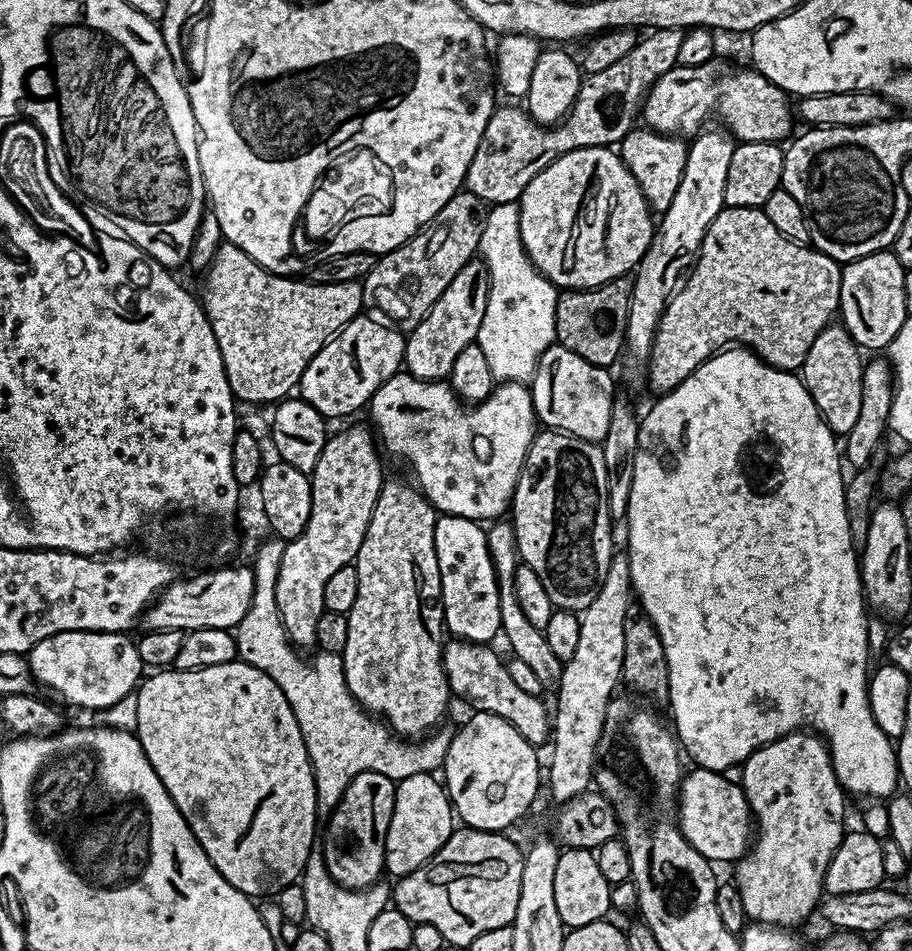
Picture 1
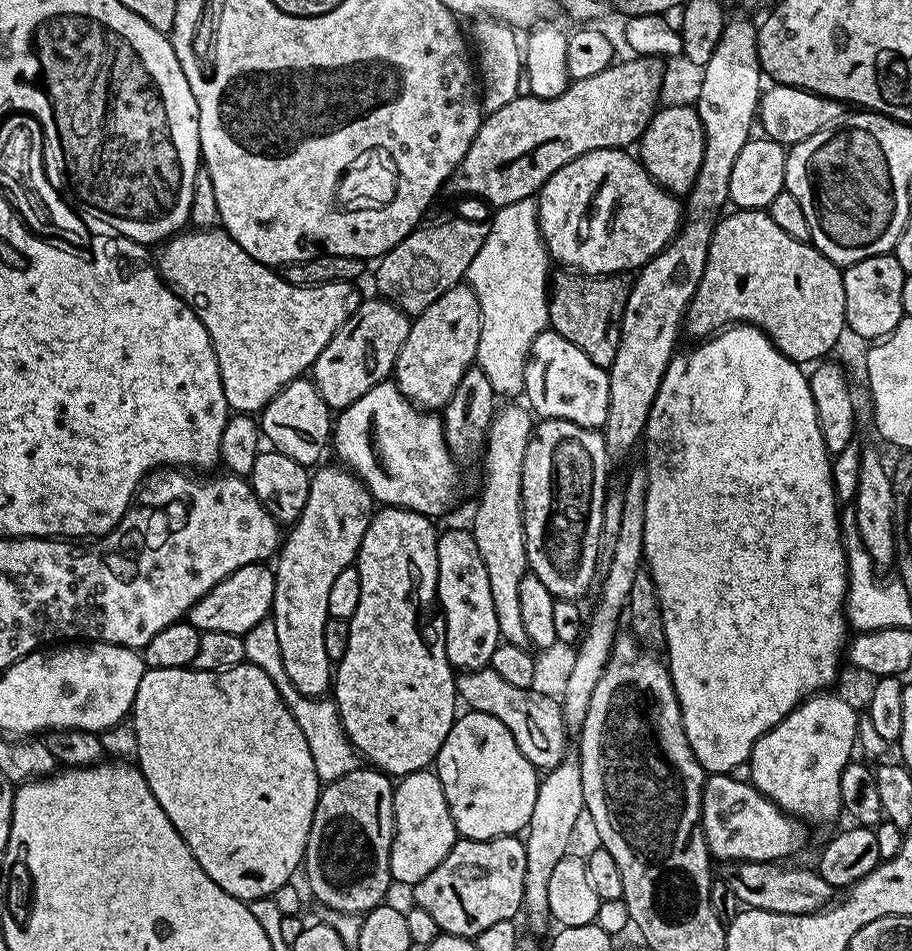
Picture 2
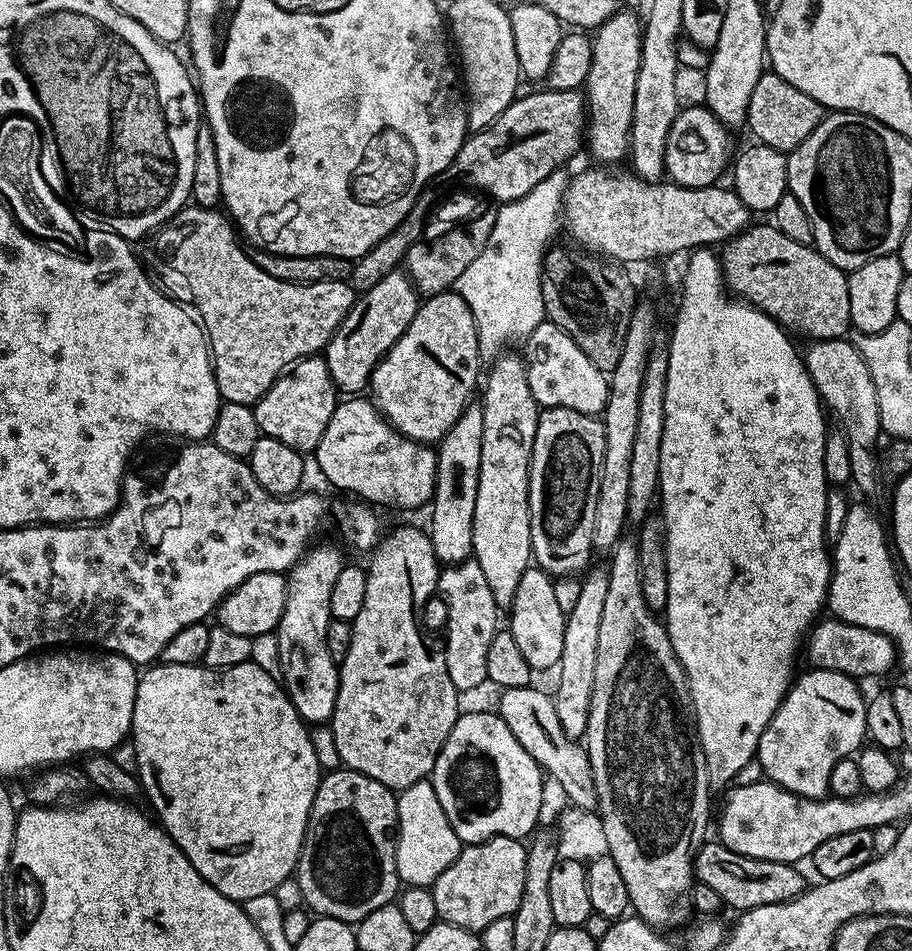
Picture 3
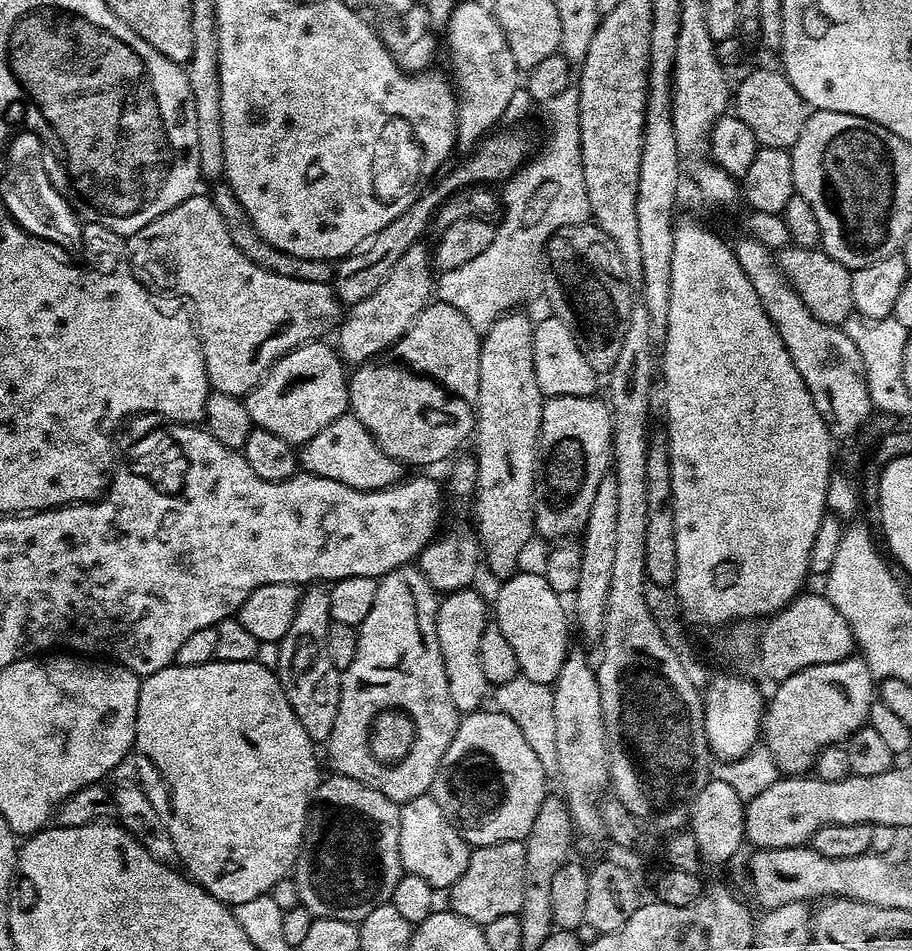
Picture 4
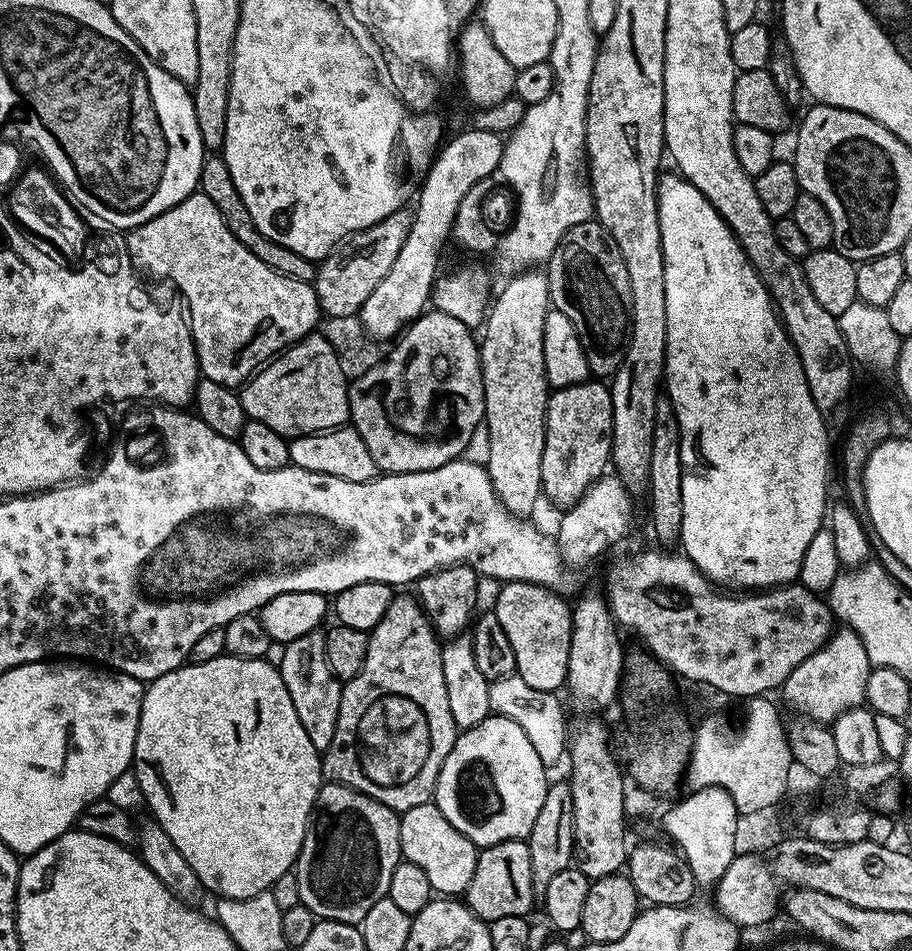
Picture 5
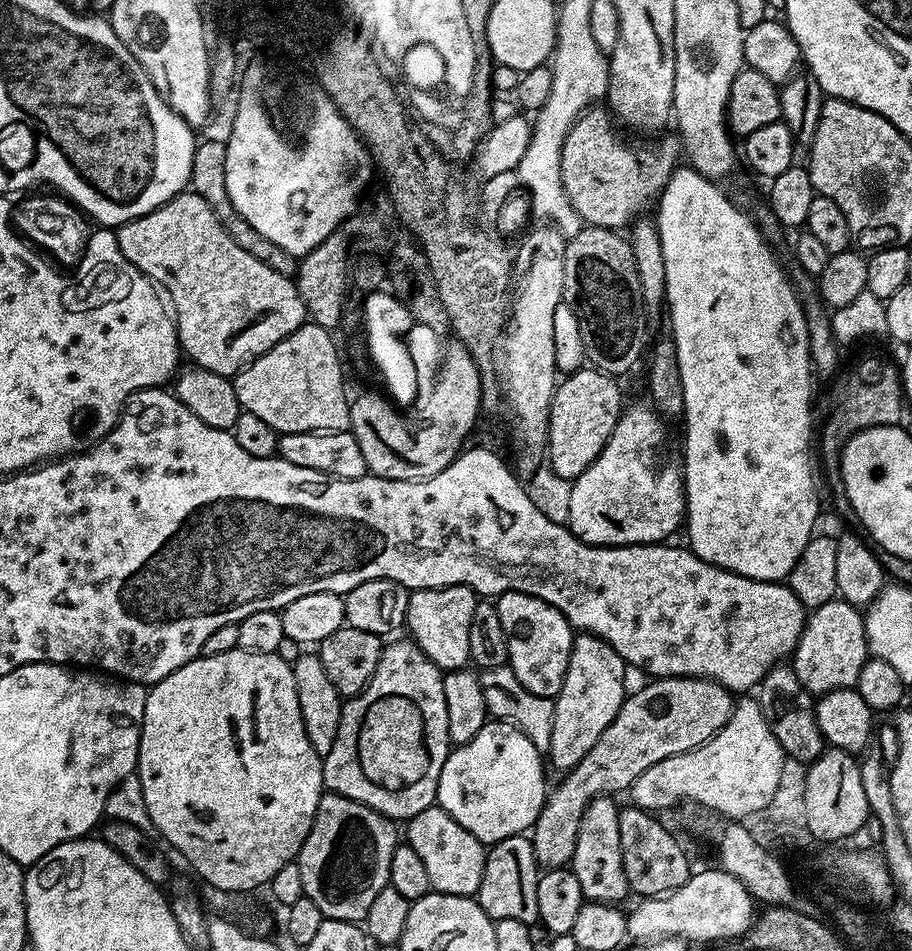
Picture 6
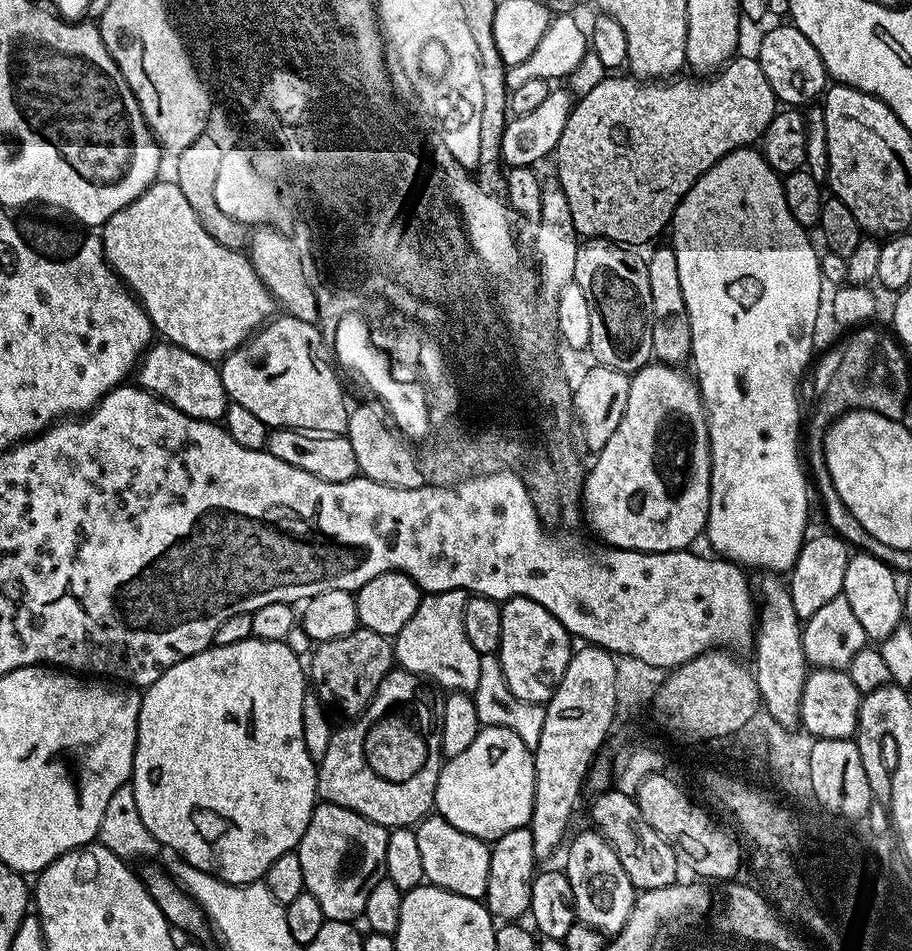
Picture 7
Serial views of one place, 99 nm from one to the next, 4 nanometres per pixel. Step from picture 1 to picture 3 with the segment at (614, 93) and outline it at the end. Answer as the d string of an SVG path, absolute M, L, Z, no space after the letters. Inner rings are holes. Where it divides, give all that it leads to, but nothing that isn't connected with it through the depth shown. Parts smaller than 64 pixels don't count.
M535 90L528 98L516 98L508 109L492 125L486 126L480 131L473 131L468 139L464 141L462 150L450 162L450 166L444 171L443 179L449 180L452 186L463 186L477 193L485 192L493 196L496 202L507 202L517 200L542 178L546 178L551 172L559 172L565 167L564 163L575 154L586 140L586 100L579 91L570 90Z

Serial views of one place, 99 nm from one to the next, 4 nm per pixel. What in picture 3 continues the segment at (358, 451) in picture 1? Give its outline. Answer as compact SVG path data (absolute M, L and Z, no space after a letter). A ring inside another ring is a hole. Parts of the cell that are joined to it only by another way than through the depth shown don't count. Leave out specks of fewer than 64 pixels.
M312 546L287 573L286 610L282 610L280 625L276 627L276 641L280 651L282 687L288 693L294 710L309 726L324 726L331 721L340 685L339 667L326 650L326 630L332 621L330 593L344 568L346 557L336 548Z

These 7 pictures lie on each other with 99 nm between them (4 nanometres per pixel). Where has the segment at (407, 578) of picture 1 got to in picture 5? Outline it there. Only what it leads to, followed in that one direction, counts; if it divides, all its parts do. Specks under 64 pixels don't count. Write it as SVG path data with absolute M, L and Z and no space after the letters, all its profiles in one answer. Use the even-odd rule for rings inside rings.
M393 595L382 622L378 622L378 626L372 629L369 635L368 649L366 650L366 658L364 659L362 670L358 670L358 674L354 678L350 678L341 687L338 722L334 730L334 739L331 740L330 746L323 749L322 752L322 776L325 781L334 784L345 784L347 788L358 790L362 794L366 794L370 798L390 806L398 814L402 814L414 806L422 806L433 799L436 790L436 779L442 770L442 762L446 762L446 754L450 754L458 735L456 723L450 714L450 702L446 699L446 678L442 678L441 647L442 644L438 639L438 633L432 627L432 623L428 620L428 615L420 607L420 601L416 599L415 595Z

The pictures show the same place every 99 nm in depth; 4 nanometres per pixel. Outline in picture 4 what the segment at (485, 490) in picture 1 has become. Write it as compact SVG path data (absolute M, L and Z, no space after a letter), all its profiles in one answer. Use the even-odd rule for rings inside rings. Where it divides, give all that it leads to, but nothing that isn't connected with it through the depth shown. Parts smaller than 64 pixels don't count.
M351 414L339 416L326 430L318 430L310 442L306 442L298 452L298 460L305 473L322 478L330 478L342 482L358 490L378 490L389 488L401 479L402 465L400 461L390 458L374 442L374 438Z

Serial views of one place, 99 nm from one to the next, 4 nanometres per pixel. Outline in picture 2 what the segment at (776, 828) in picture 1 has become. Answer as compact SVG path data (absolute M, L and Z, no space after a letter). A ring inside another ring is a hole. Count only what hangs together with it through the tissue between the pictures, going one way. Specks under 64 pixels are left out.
M824 690L809 696L782 722L778 722L754 746L750 757L752 765L751 784L766 798L773 800L782 811L801 822L824 824L836 815L841 815L842 770L853 759L852 747L856 744L856 731L860 720L856 708L844 696L835 696L835 691Z

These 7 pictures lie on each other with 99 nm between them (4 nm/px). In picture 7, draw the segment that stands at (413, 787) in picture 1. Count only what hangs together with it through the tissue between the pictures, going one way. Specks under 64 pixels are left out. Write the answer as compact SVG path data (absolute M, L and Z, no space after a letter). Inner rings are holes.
M439 814L425 816L415 825L414 831L425 881L471 900L483 901L490 878L491 847L485 841L458 830L458 826L450 826L450 822L443 820Z

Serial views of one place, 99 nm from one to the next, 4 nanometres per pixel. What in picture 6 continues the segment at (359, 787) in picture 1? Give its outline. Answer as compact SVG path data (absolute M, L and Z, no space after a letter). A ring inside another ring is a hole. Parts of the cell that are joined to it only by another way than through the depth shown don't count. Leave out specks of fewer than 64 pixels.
M325 791L318 802L318 810L314 814L314 822L310 826L310 834L306 834L306 842L300 848L298 863L302 870L302 886L304 894L314 901L318 910L322 910L322 914L330 920L350 920L353 922L363 921L364 915L370 910L370 906L374 902L374 898L378 898L378 890L389 887L388 879L390 878L390 858L394 858L394 850L398 843L396 837L397 825L389 820L387 816L383 816L381 812L375 812L370 806L366 806L362 802L354 802L345 796L339 796L337 792Z

